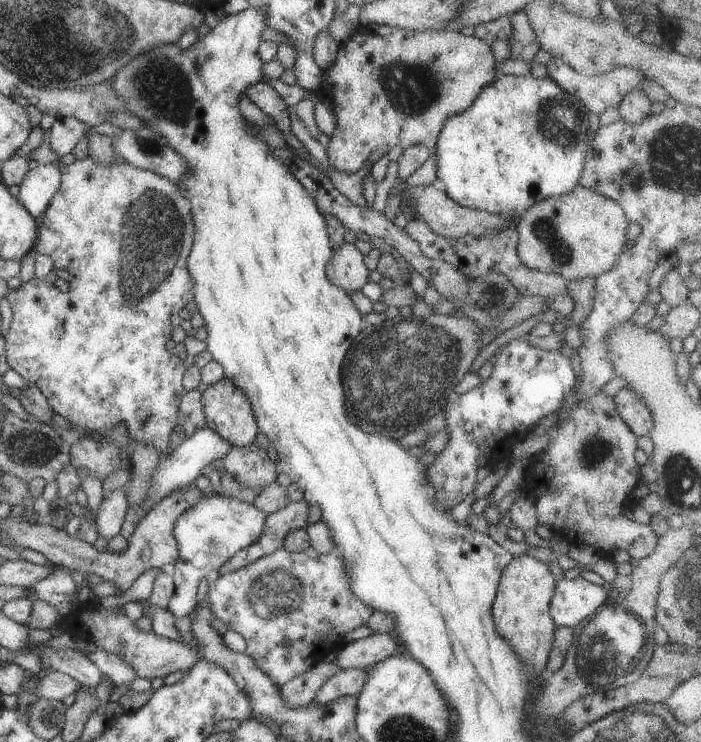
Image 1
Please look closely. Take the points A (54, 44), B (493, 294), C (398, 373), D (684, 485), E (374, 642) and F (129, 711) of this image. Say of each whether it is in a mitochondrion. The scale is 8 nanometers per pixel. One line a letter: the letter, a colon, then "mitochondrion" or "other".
A: mitochondrion
B: mitochondrion
C: mitochondrion
D: mitochondrion
E: other
F: other

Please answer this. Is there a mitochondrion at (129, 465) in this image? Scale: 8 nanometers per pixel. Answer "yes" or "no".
no

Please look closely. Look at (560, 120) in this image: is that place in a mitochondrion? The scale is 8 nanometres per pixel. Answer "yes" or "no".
yes

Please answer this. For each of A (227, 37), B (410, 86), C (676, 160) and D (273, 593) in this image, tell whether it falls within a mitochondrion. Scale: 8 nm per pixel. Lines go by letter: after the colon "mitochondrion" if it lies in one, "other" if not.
A: other
B: mitochondrion
C: mitochondrion
D: mitochondrion

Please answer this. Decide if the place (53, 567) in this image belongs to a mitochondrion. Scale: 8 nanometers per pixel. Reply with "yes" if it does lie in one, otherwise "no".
no

